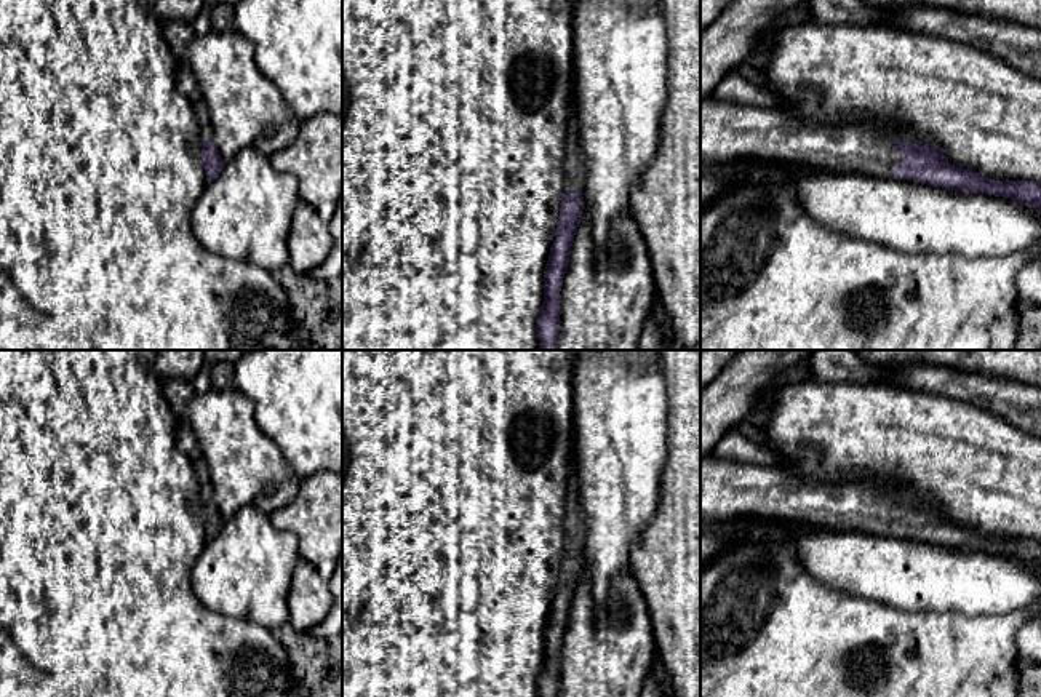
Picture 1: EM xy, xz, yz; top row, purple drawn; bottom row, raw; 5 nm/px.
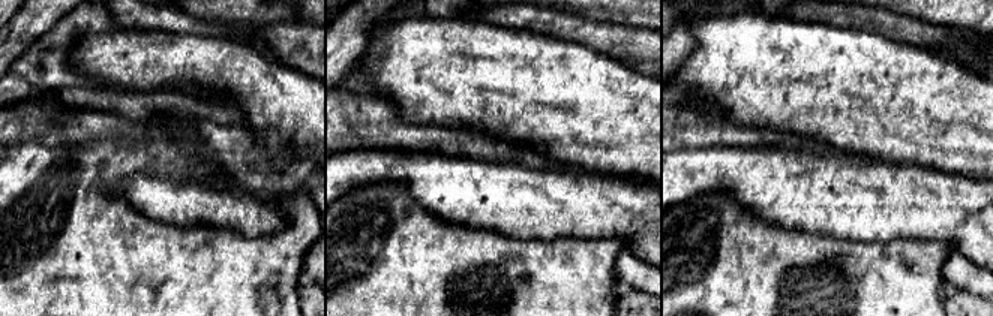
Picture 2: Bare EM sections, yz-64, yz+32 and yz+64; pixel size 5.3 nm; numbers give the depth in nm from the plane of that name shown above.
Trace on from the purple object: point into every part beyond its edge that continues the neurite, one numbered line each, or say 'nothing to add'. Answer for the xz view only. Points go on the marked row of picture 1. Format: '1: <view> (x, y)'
1: xz (573, 154)

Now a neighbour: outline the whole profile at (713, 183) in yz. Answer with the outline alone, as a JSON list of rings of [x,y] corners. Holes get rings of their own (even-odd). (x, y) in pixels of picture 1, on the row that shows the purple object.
[[[728,161],[720,169],[708,169],[700,165],[700,213],[729,189],[764,184],[766,174],[766,163],[758,163],[756,166],[739,166],[734,161]]]

